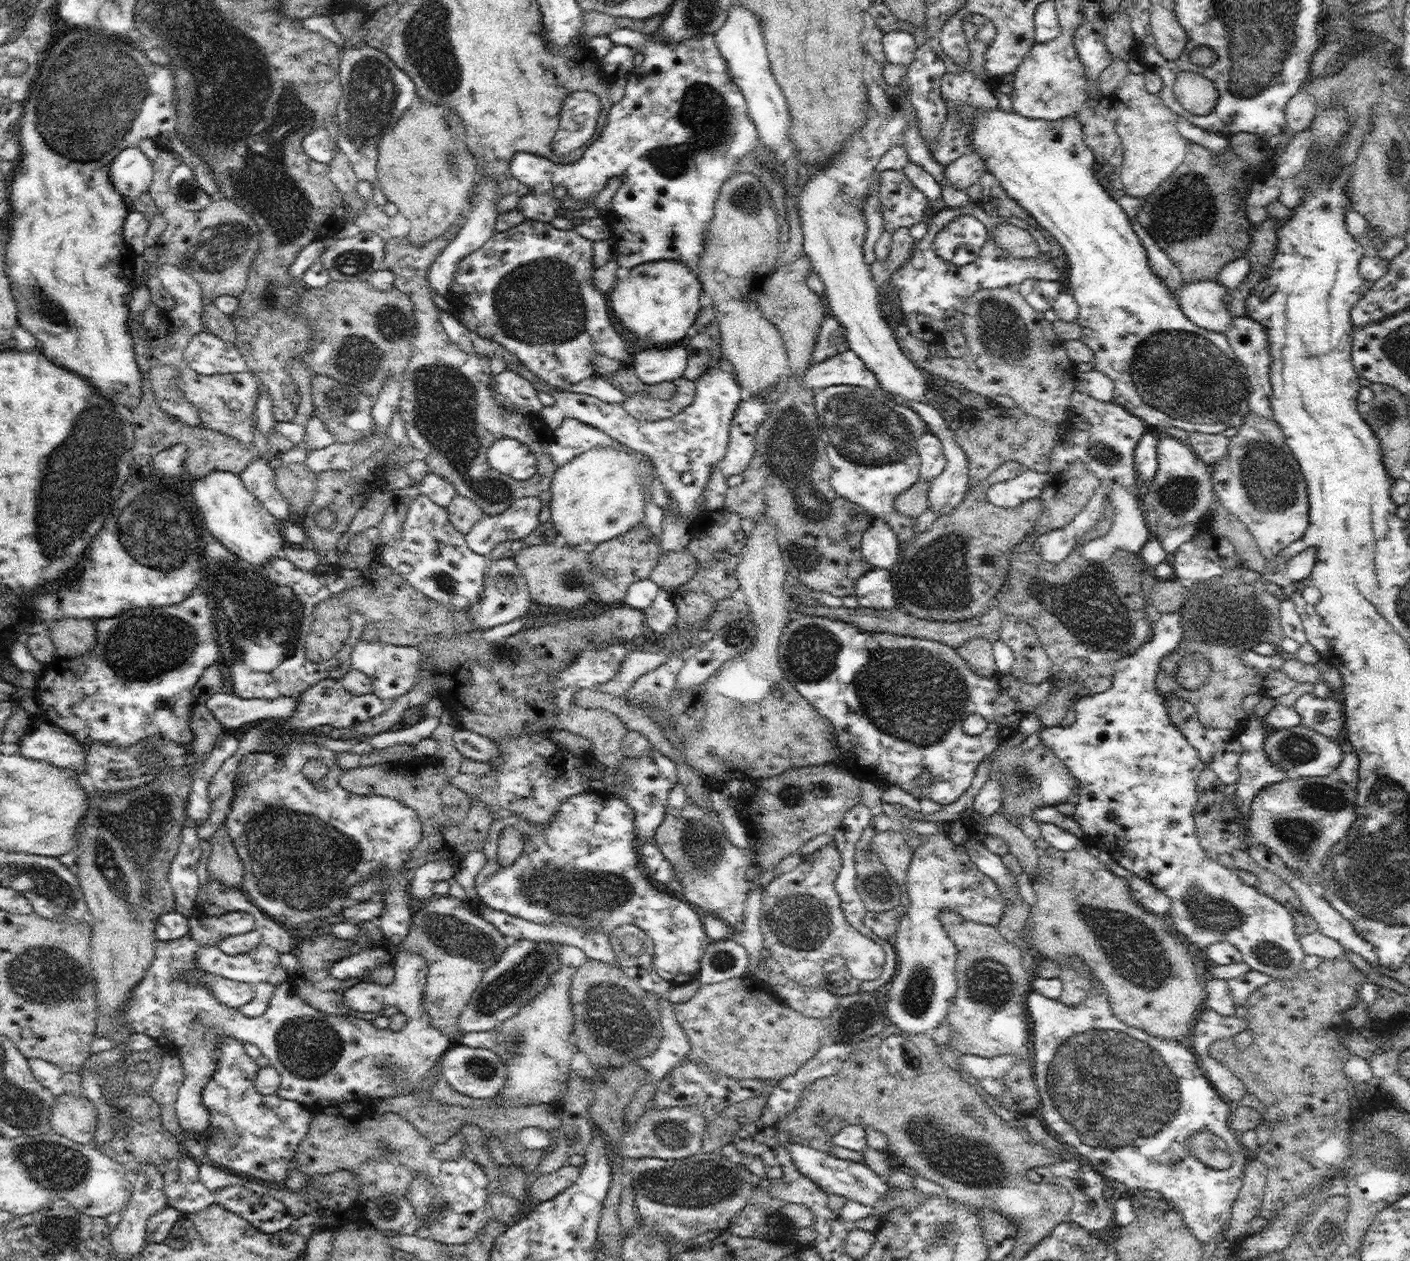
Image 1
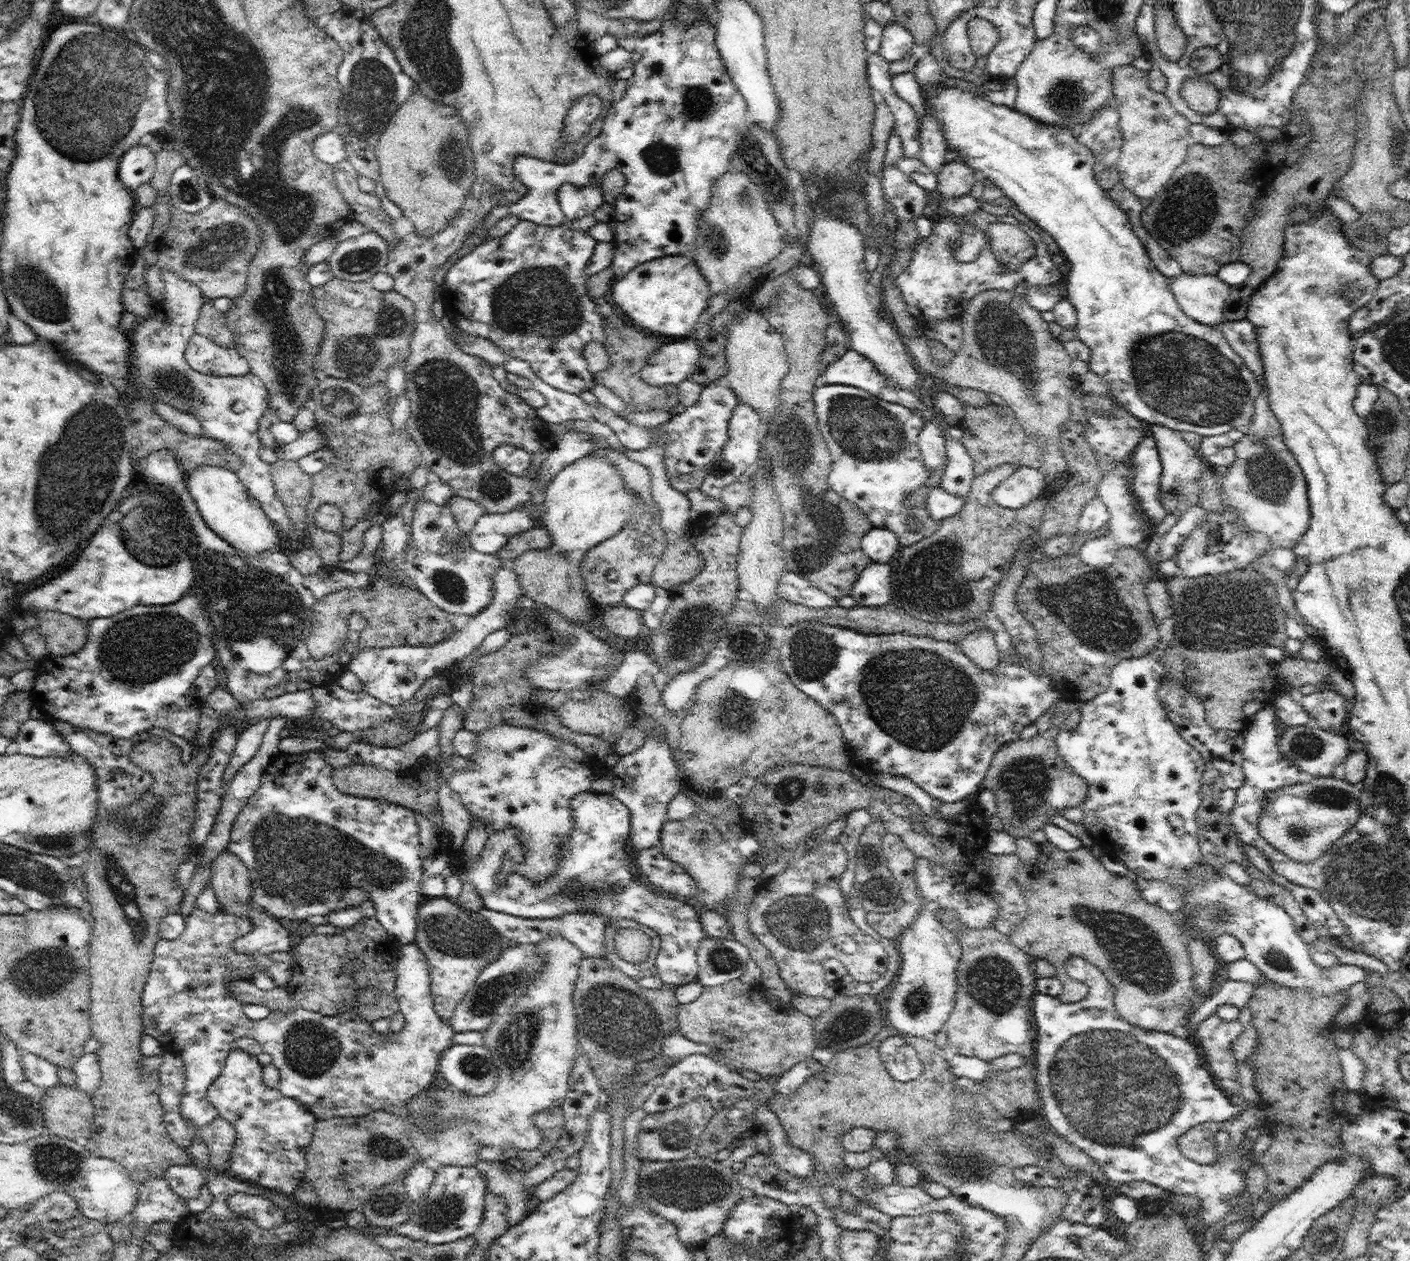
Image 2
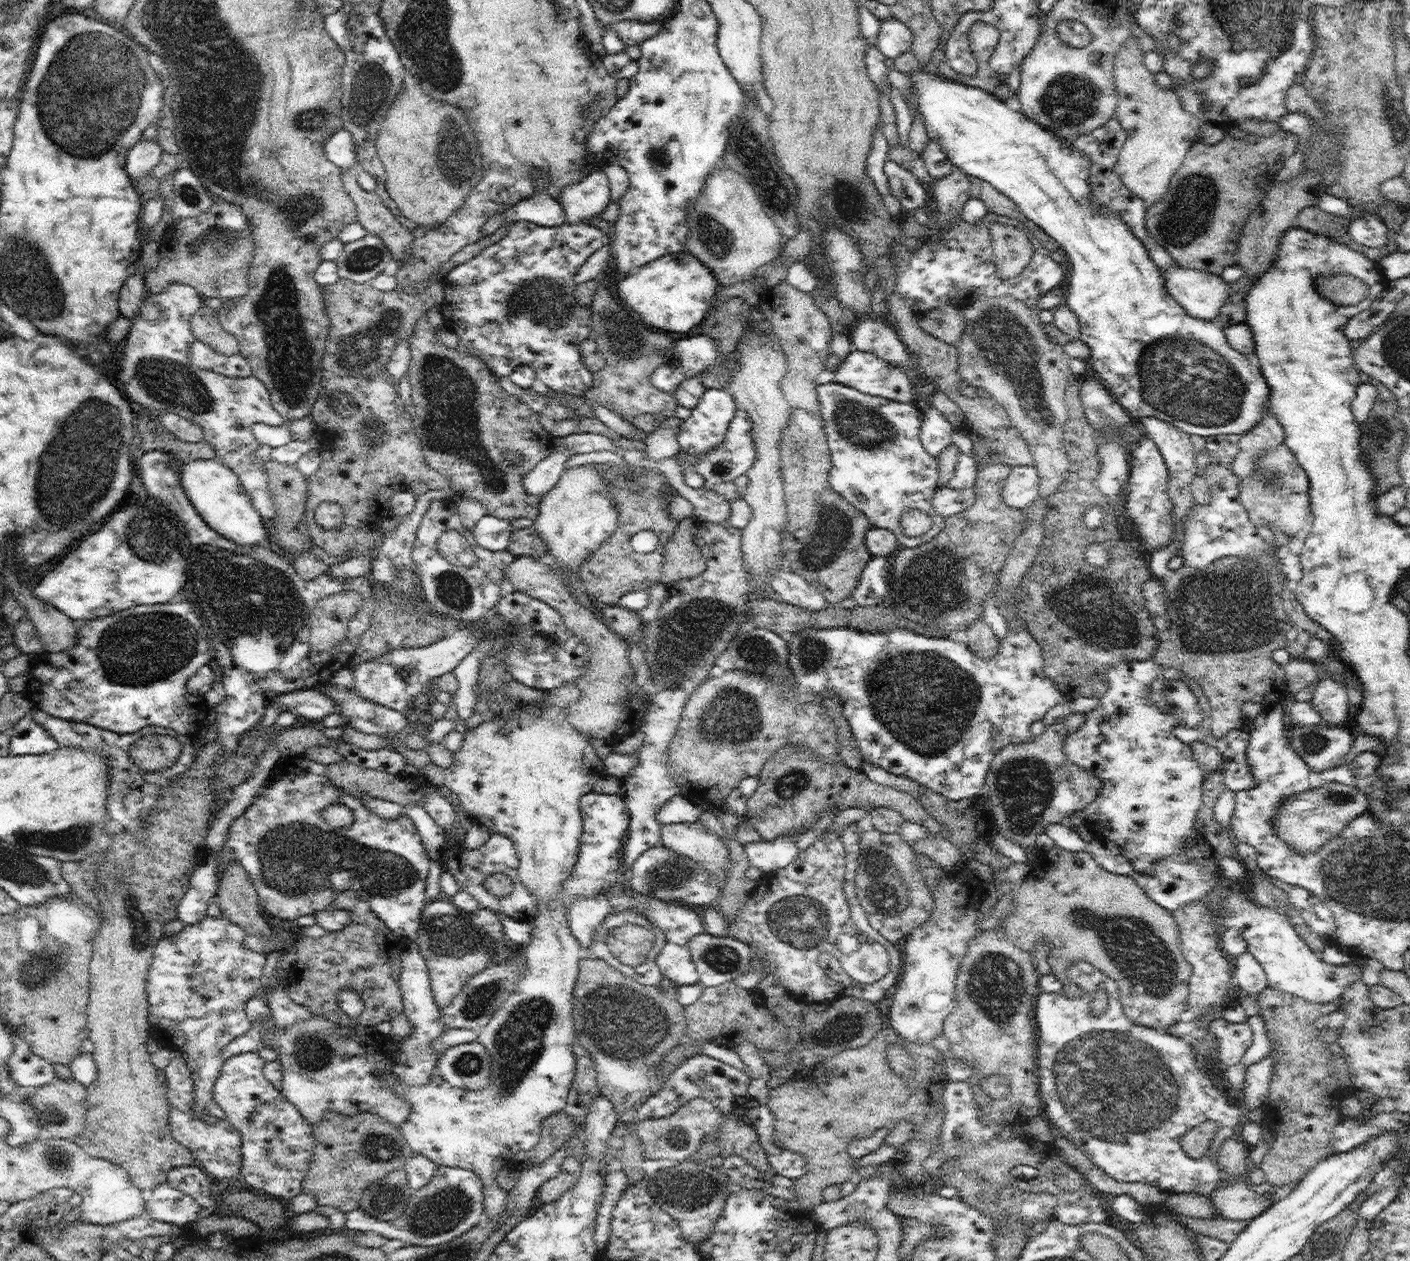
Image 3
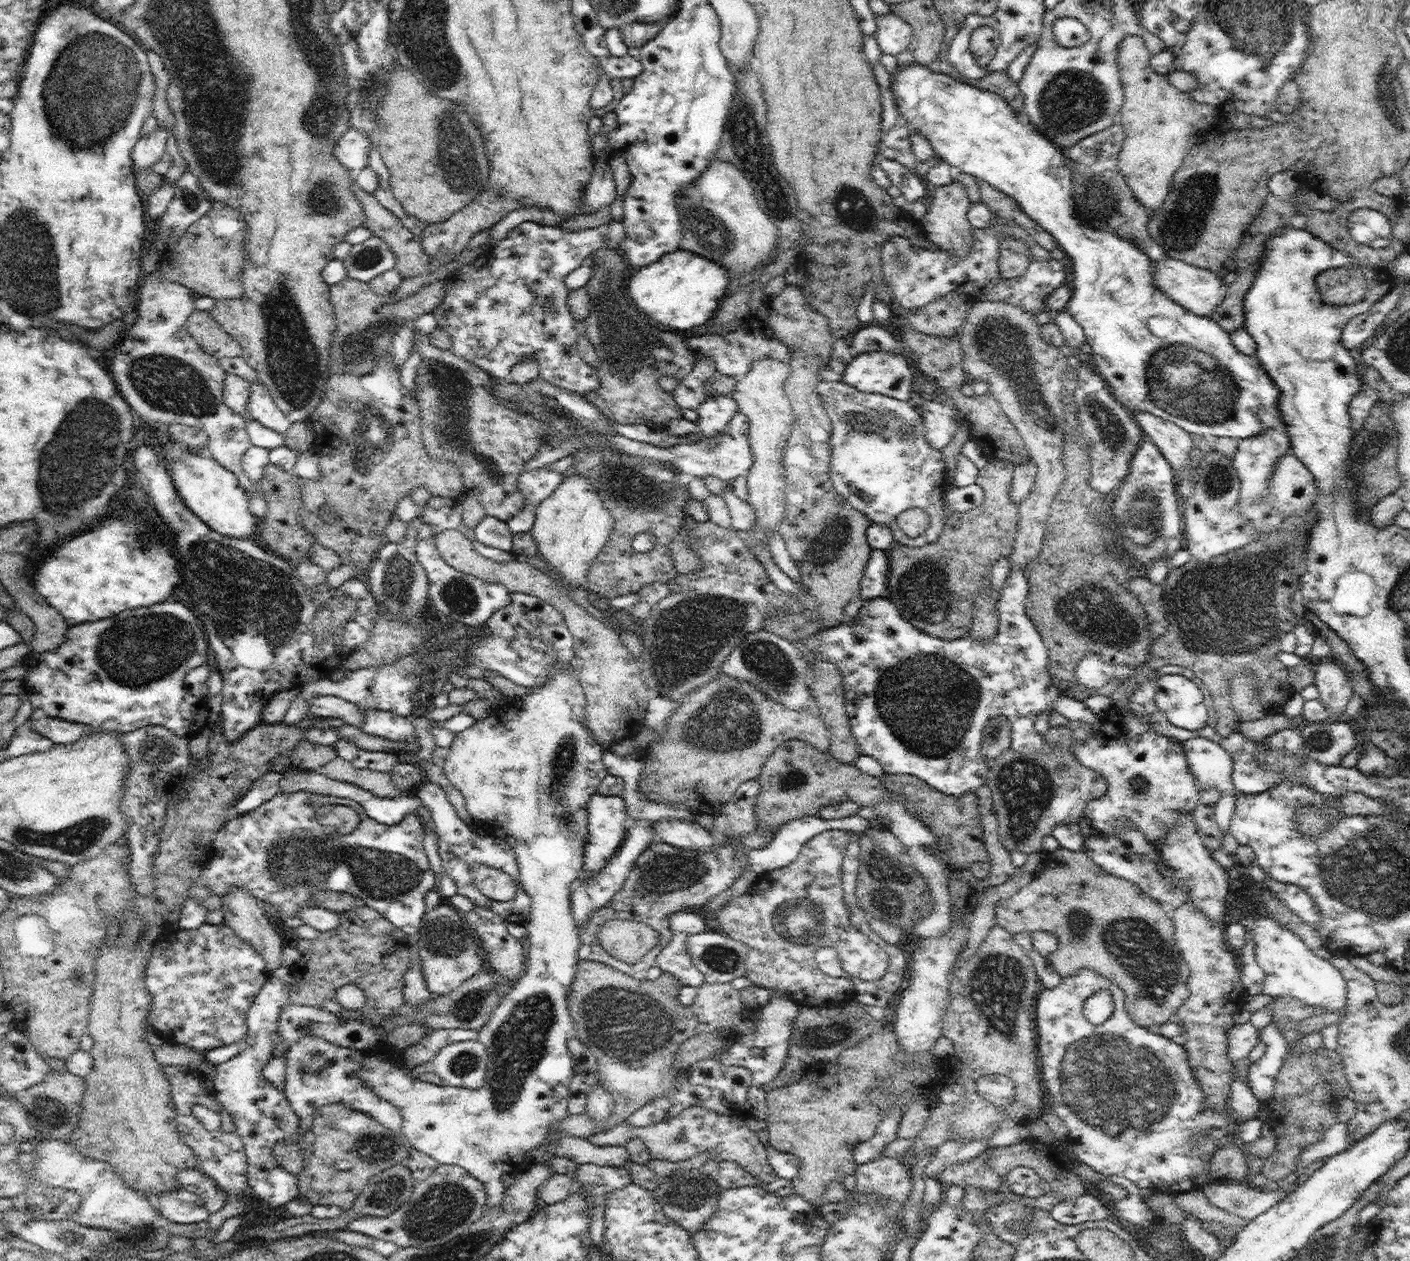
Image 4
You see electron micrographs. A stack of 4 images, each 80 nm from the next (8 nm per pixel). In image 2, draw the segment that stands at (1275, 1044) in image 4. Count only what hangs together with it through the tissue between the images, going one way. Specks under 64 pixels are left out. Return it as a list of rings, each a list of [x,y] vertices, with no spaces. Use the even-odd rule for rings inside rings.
[[[1074,956],[1069,957],[1064,967],[1071,977],[1085,983],[1089,992],[1086,998],[1074,1003],[1064,1003],[1057,997],[1046,994],[1034,996],[1032,1012],[1037,1026],[1036,1079],[1043,1104],[1039,1115],[1051,1132],[1079,1146],[1091,1156],[1113,1184],[1140,1180],[1160,1186],[1171,1195],[1198,1197],[1201,1208],[1199,1212],[1187,1215],[1189,1225],[1199,1239],[1209,1236],[1220,1222],[1224,1222],[1224,1217],[1231,1209],[1229,1202],[1245,1186],[1243,1175],[1247,1162],[1231,1155],[1230,1137],[1233,1134],[1227,1126],[1245,1108],[1256,1104],[1230,1103],[1229,1097],[1214,1084],[1212,1073],[1202,1063],[1195,1043],[1172,1034],[1150,1032],[1128,1024],[1116,1012],[1114,986],[1097,966]],[[1204,1122],[1218,1122],[1226,1126],[1218,1139],[1218,1148],[1222,1152],[1219,1154],[1219,1161],[1215,1163],[1200,1164],[1191,1161],[1182,1154],[1179,1147],[1180,1136]]]

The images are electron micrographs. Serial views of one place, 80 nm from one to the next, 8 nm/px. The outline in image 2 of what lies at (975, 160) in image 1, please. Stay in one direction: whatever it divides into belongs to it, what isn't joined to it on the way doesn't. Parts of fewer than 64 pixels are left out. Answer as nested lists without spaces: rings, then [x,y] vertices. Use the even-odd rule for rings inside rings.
[[[962,159],[947,163],[937,175],[937,191],[943,198],[957,198],[969,194],[976,182],[976,171],[968,167]]]

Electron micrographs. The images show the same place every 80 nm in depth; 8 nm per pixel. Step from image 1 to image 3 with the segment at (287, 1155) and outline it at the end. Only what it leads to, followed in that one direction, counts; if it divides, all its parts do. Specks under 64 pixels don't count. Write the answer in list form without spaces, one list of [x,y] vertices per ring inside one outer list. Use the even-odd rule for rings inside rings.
[[[246,1052],[225,1060],[213,1088],[213,1099],[226,1113],[226,1123],[230,1123],[242,1139],[242,1184],[287,1203],[301,1193],[301,1184],[311,1163],[315,1139],[312,1125],[304,1119],[294,1103],[264,1076],[264,1066],[265,1061],[260,1058],[259,1052]]]

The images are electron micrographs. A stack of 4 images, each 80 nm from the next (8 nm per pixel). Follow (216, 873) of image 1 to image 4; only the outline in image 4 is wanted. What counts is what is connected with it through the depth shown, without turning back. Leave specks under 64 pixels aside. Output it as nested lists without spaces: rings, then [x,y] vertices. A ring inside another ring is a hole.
[[[233,886],[229,894],[221,897],[223,900],[222,911],[223,924],[229,926],[242,940],[254,947],[265,960],[265,970],[268,975],[282,964],[282,950],[284,948],[280,935],[274,931],[266,917],[265,909],[262,908],[257,898],[254,898],[245,888]]]

